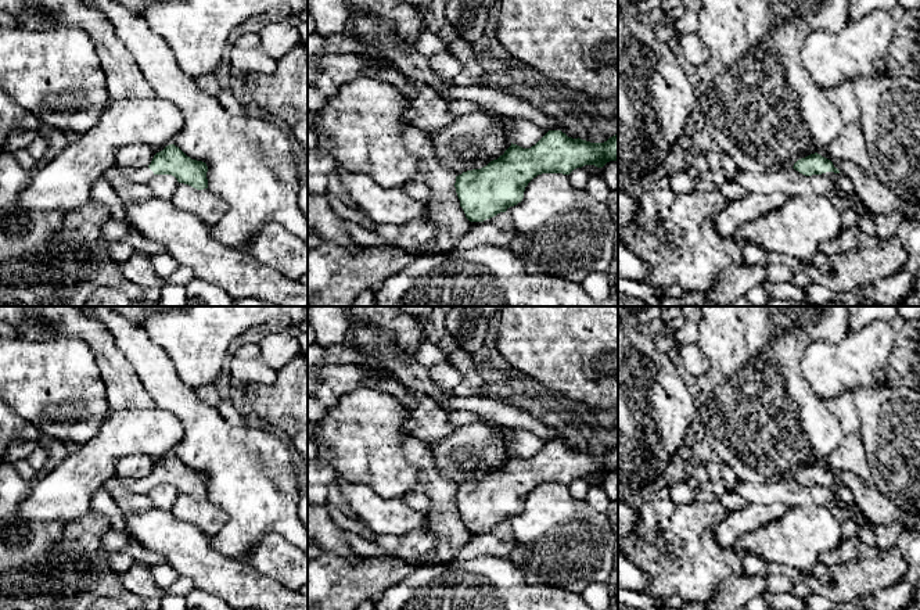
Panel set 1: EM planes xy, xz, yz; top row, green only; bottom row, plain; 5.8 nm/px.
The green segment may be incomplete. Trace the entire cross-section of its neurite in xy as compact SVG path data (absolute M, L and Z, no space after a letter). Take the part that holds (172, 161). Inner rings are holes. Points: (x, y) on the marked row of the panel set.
M175 144L157 152L147 168L125 168L126 177L134 183L148 183L155 175L172 175L197 190L208 189L206 172L205 162L191 159Z

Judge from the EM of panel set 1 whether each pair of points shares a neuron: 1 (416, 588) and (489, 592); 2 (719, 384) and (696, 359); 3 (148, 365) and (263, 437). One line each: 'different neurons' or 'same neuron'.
1: same neuron
2: different neurons
3: same neuron

